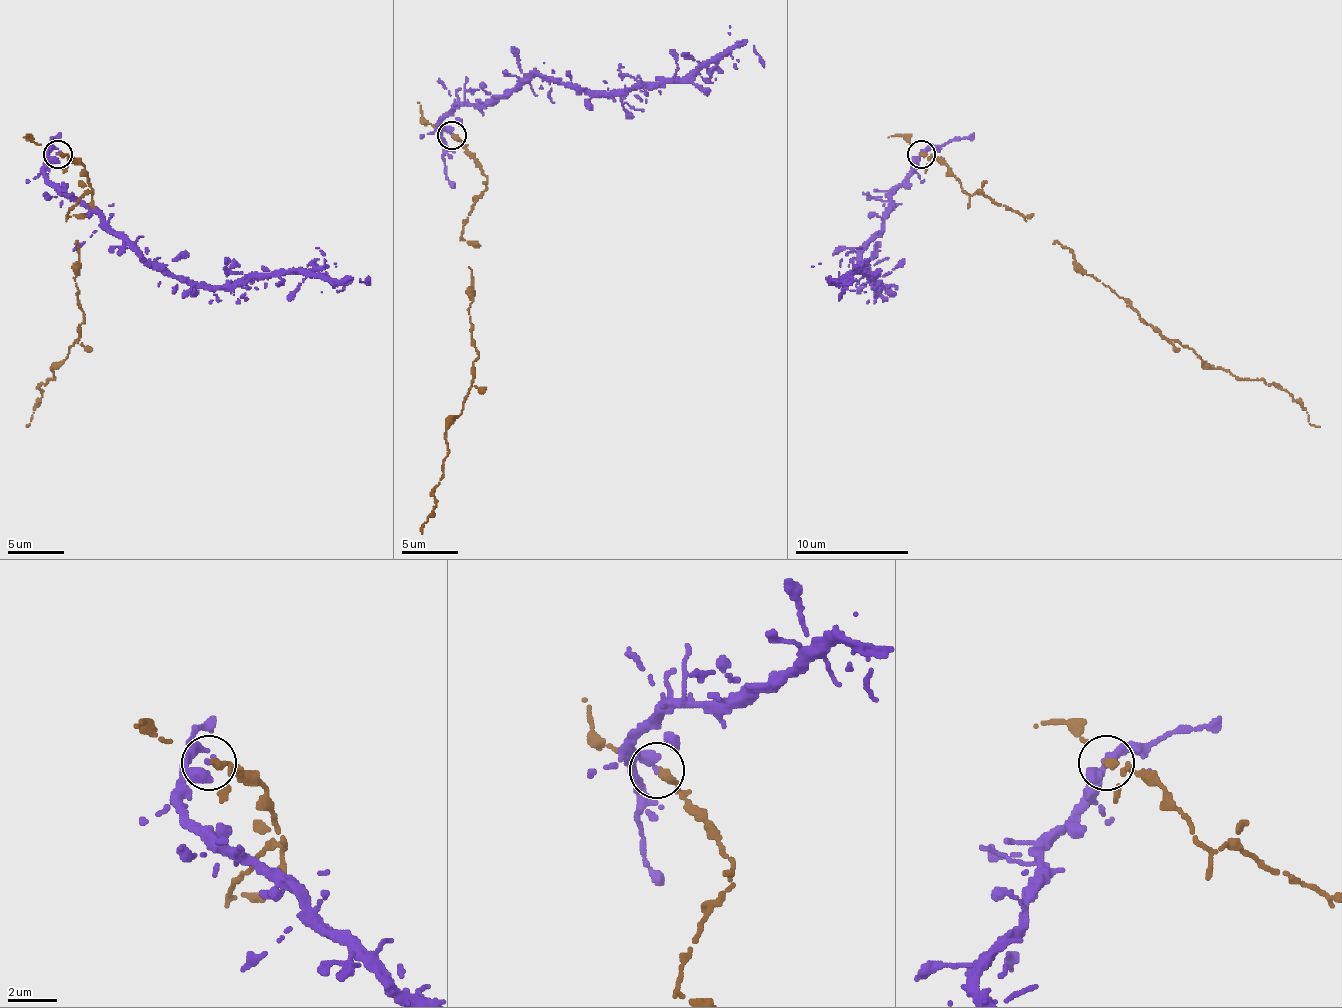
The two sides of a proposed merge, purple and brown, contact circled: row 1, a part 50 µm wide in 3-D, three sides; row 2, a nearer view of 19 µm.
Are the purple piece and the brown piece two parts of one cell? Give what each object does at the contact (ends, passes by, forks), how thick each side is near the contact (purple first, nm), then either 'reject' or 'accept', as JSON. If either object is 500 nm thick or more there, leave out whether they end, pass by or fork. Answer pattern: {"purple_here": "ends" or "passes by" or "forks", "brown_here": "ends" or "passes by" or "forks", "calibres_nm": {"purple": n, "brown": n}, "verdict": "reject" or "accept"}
{"purple_here": "ends", "brown_here": "ends", "calibres_nm": {"purple": 240, "brown": 280}, "verdict": "reject"}

